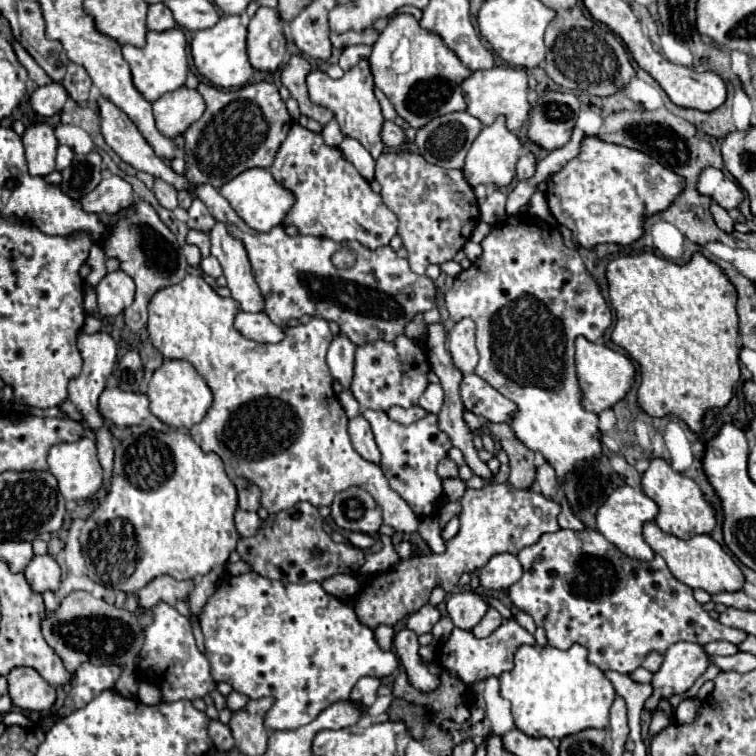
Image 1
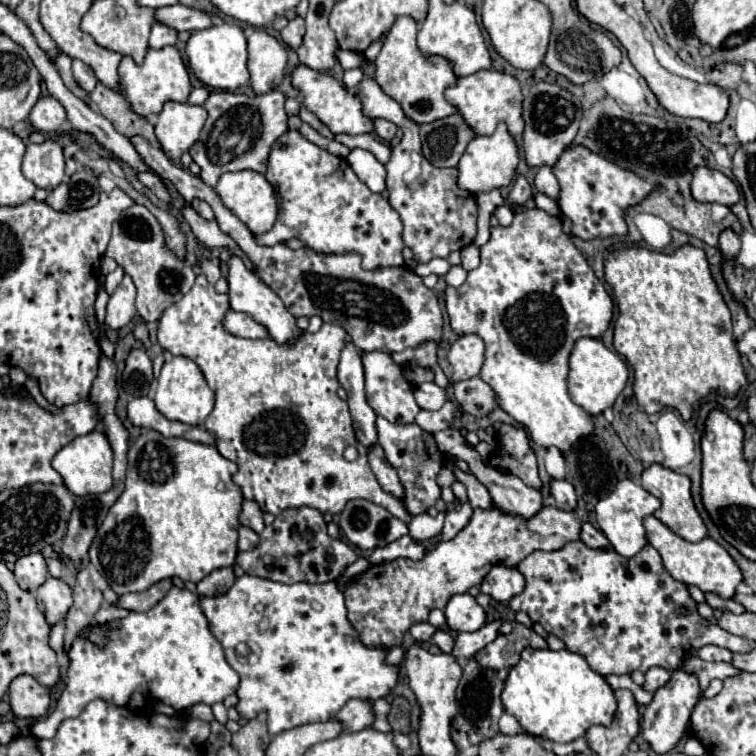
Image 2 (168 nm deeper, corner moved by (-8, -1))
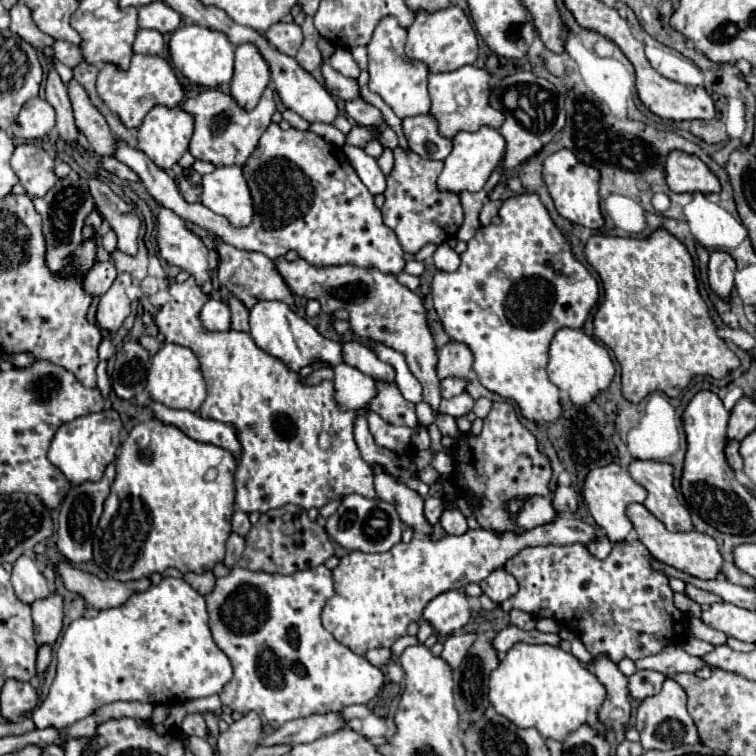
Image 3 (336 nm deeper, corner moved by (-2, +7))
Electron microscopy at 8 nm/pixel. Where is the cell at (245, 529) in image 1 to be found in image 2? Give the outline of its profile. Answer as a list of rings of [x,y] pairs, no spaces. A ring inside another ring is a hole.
[[[239,527],[239,549],[241,551],[249,551],[253,547],[257,547],[259,543],[259,533],[255,533],[251,527]]]

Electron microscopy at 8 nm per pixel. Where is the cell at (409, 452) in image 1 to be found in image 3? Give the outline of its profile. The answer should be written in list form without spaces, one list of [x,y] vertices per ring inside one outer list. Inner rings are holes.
[[[367,411],[367,423],[369,423],[369,431],[371,431],[371,435],[373,435],[373,439],[379,447],[391,449],[399,455],[411,449],[413,429],[409,429],[409,427],[391,427],[387,421],[379,419],[379,415],[375,415],[373,411]]]

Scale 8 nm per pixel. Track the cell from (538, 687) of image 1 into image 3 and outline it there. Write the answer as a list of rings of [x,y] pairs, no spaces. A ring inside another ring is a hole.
[[[517,643],[511,647],[505,655],[505,659],[499,663],[497,669],[489,675],[489,701],[495,707],[495,711],[517,727],[535,727],[545,739],[563,741],[569,733],[577,731],[583,723],[587,723],[587,717],[591,713],[597,713],[603,699],[605,699],[605,687],[597,681],[597,677],[583,667],[579,659],[575,659],[569,651],[553,645],[529,645],[529,643]]]

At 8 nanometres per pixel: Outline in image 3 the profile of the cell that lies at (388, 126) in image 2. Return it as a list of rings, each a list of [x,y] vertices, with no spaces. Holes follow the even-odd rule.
[[[357,97],[353,101],[345,101],[345,111],[359,125],[371,125],[371,123],[379,123],[379,119],[383,119],[381,111],[373,105],[365,103],[361,97]]]

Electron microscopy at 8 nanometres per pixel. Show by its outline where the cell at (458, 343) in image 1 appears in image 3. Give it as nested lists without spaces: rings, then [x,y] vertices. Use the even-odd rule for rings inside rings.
[[[449,341],[445,347],[437,351],[437,375],[439,379],[447,377],[459,377],[459,379],[469,379],[471,377],[471,365],[473,365],[473,355],[471,349],[463,343]]]

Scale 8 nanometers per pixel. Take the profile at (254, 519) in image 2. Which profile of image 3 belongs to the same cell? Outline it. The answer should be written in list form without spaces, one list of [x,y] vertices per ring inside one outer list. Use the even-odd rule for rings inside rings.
[[[237,509],[237,511],[233,513],[233,519],[231,519],[231,531],[233,531],[233,533],[237,533],[237,535],[241,535],[241,537],[245,537],[249,529],[251,529],[249,515]]]

